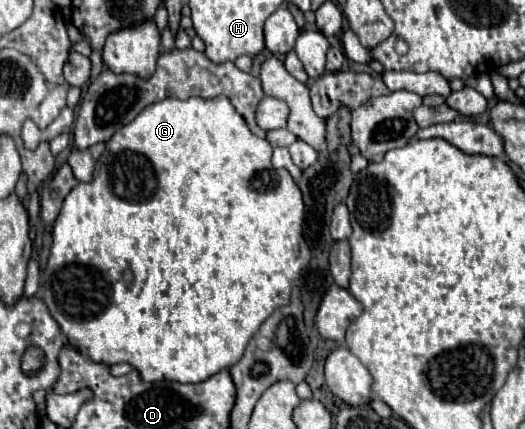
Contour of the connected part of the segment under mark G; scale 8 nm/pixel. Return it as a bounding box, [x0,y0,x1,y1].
[43,95,311,383]

